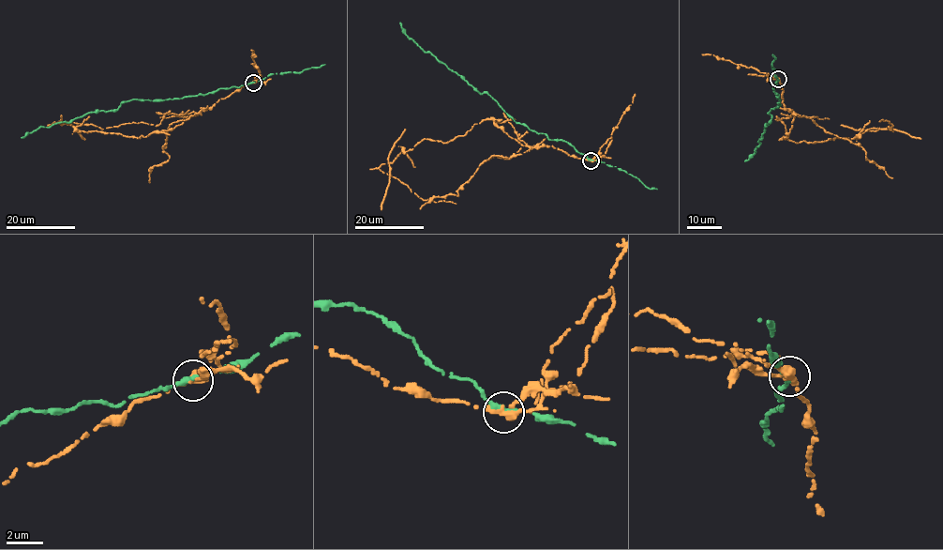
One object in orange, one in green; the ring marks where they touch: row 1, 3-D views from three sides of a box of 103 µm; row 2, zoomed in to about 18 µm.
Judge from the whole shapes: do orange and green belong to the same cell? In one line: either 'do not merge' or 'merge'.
do not merge

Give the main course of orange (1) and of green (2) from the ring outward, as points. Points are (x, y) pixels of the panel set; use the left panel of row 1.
1: (253, 83), (172, 129), (144, 137), (80, 131), (64, 123), (92, 124), (101, 129), (132, 122), (153, 124)
2: (252, 82), (173, 99), (133, 99), (121, 103), (116, 109), (97, 110), (68, 122), (41, 127), (21, 137)

